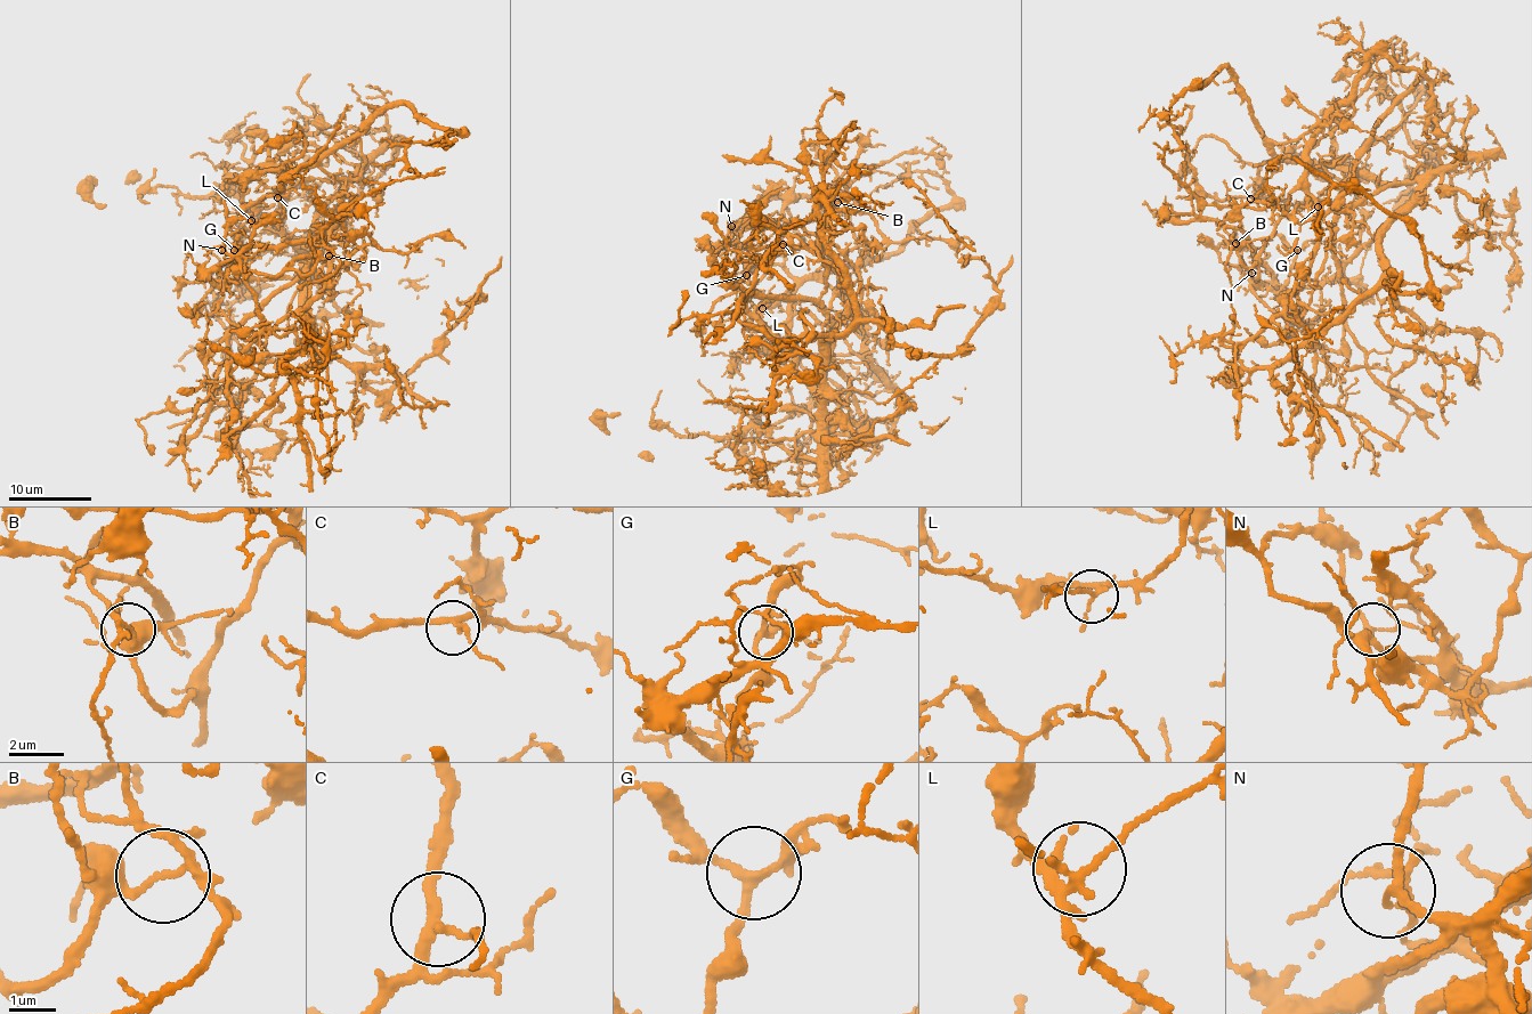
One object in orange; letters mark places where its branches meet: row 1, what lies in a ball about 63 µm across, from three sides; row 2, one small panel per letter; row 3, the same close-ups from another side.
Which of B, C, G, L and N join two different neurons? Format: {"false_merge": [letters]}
{"false_merge": ["B", "N"]}

